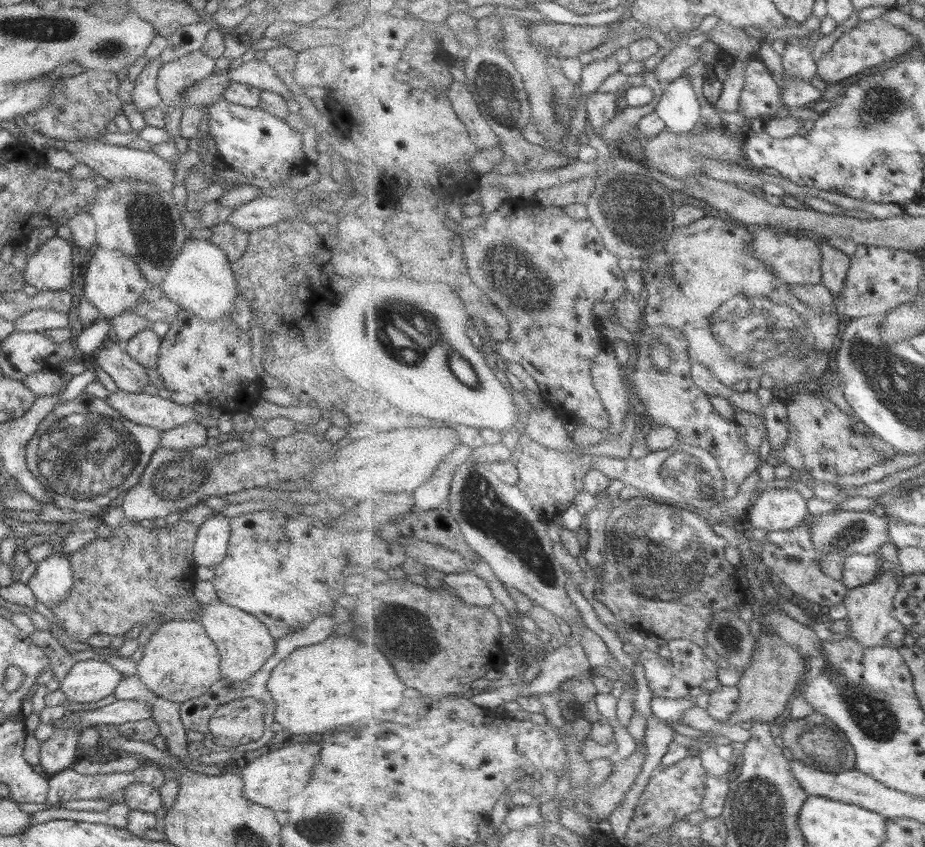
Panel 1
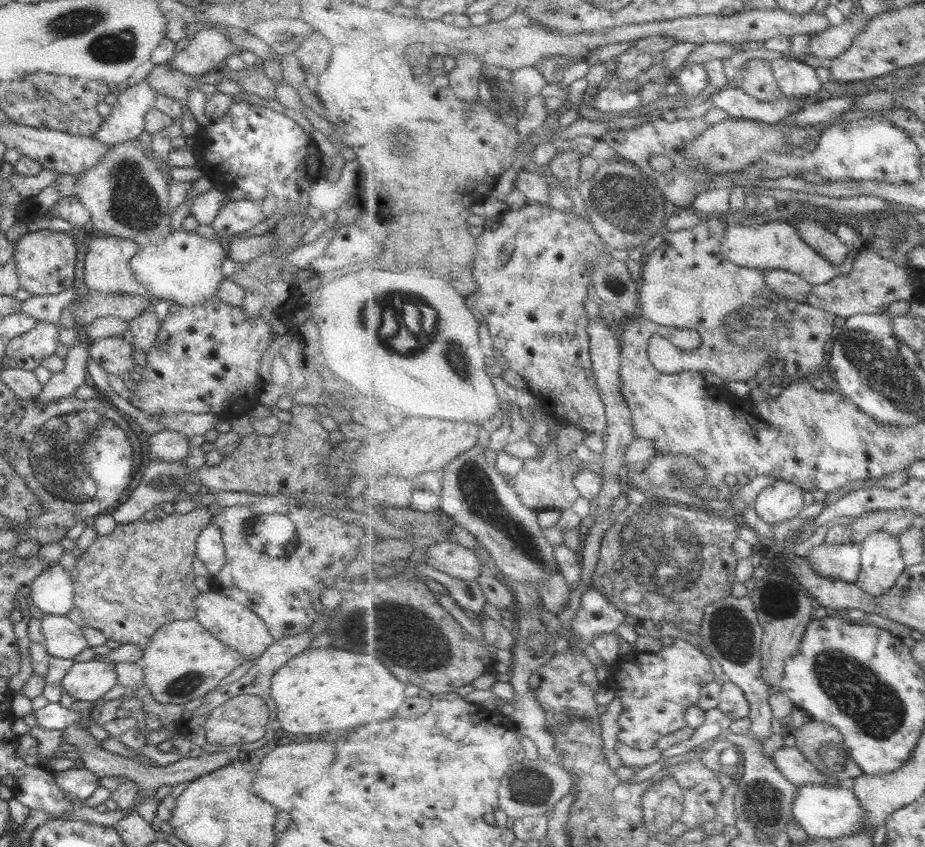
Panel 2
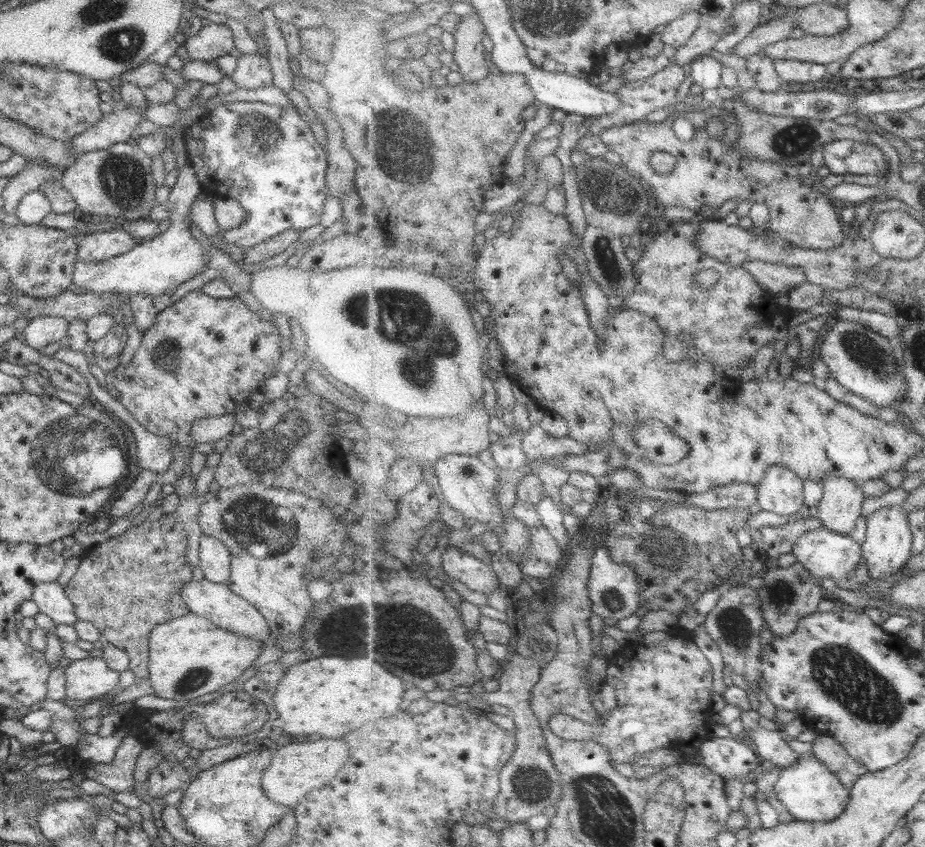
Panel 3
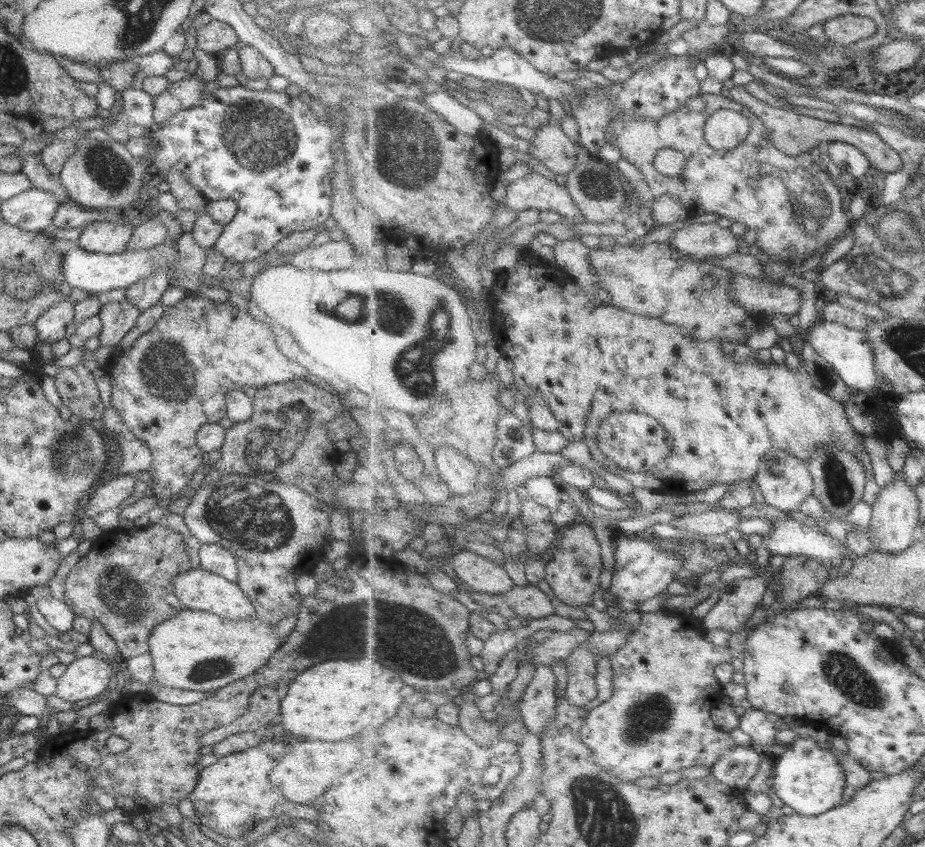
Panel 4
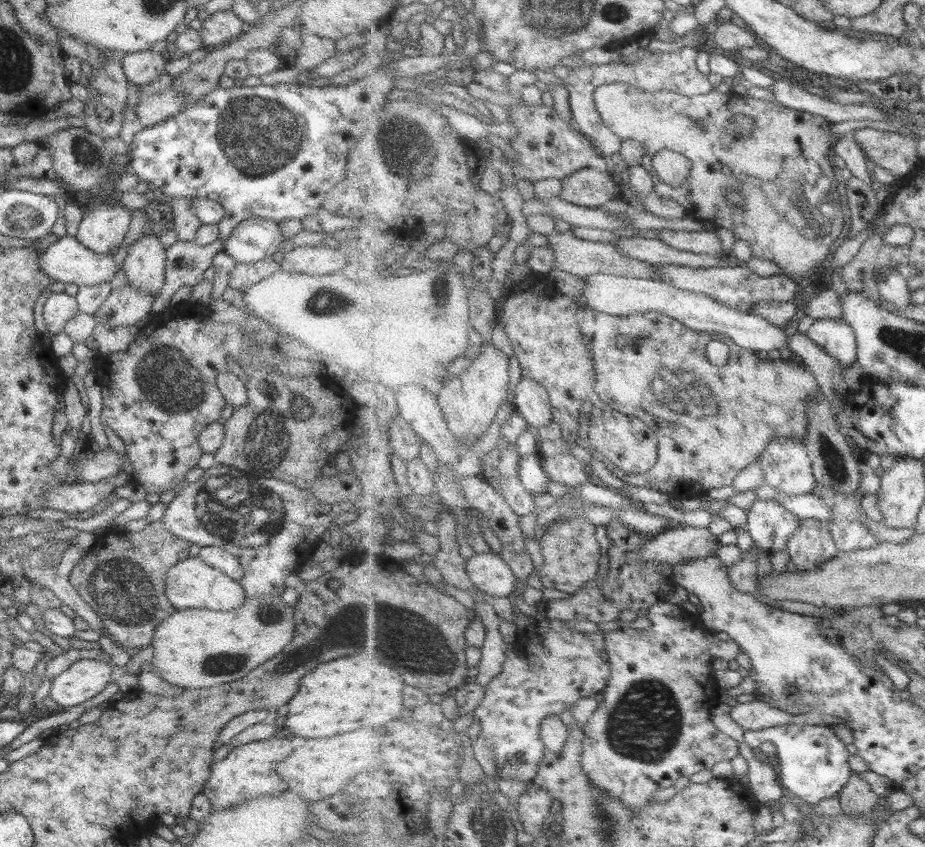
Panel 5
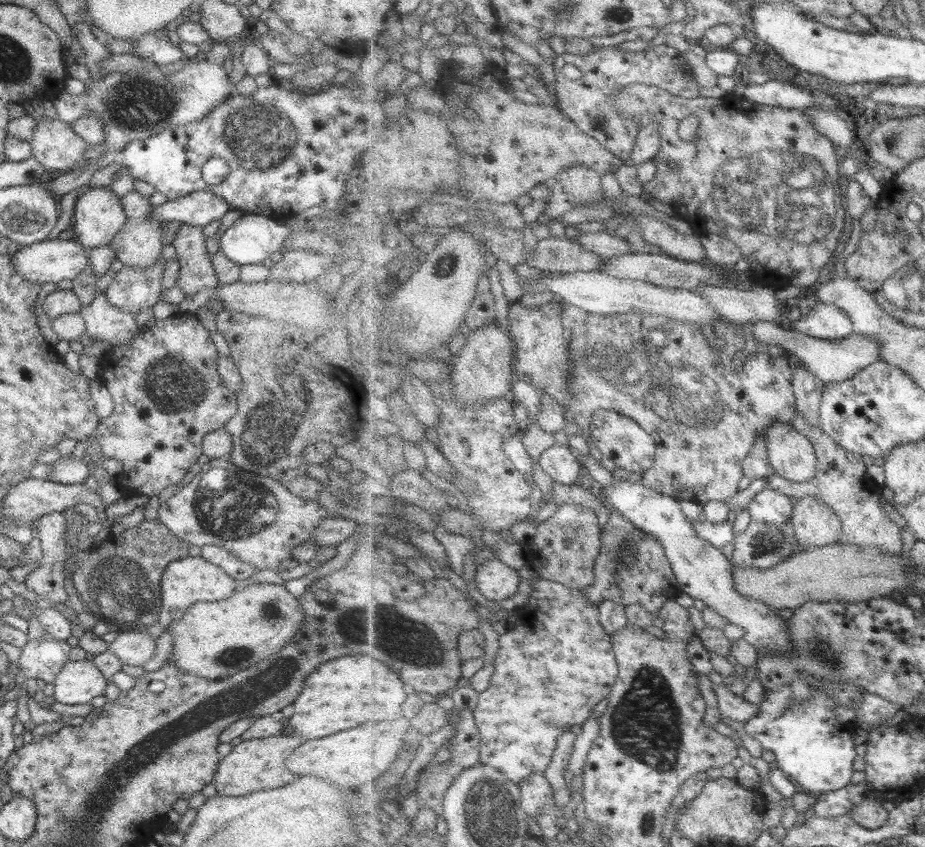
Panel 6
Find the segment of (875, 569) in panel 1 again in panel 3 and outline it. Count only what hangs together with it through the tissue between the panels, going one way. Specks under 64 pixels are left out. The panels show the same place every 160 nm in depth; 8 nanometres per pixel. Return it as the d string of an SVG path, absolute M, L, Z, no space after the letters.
M824 526L815 531L807 531L795 546L795 556L810 572L818 578L830 578L834 581L851 578L850 574L858 570L858 564L865 557L863 544L858 544L850 535L845 535Z

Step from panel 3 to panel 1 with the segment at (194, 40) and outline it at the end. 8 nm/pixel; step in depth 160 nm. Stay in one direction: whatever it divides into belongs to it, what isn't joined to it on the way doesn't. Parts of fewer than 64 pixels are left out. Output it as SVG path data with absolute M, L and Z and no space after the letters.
M201 48L193 50L180 58L171 59L164 63L159 68L158 73L158 90L162 97L162 106L166 107L182 107L180 95L183 90L191 84L197 83L199 80L206 78L212 74L217 73L215 70L216 59L208 56Z

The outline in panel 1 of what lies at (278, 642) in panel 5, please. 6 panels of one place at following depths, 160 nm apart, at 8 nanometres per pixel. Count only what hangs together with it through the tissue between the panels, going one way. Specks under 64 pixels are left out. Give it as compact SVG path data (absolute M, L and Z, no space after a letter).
M174 620L162 623L144 645L144 656L138 662L138 677L156 696L180 704L206 694L222 679L221 656L213 640L196 620Z

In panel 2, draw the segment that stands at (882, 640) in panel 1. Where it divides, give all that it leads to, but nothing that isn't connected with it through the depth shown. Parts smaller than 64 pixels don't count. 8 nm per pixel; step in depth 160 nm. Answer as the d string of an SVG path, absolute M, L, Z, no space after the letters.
M886 531L872 533L863 544L863 571L856 582L875 597L884 597L905 573L901 538Z

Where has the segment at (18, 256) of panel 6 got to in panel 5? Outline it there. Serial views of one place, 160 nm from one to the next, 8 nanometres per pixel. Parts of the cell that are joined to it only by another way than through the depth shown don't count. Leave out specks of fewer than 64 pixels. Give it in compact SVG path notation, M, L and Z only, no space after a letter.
M64 236L50 247L43 250L40 256L40 270L50 278L64 284L77 284L81 286L90 286L99 282L111 282L115 273L123 268L115 258L108 255L96 254L84 247L75 237Z

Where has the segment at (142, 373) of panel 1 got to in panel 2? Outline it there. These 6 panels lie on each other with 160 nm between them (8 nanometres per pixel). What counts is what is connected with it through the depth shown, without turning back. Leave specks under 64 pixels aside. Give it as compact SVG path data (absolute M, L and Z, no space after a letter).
M112 337L93 343L89 356L108 373L120 375L129 372L134 375L138 371L131 350L125 347L120 340Z

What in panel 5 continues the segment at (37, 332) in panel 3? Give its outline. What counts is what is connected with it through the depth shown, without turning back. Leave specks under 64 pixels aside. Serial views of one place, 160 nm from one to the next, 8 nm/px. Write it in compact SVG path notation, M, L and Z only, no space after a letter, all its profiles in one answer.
M65 292L53 293L44 304L44 321L50 334L57 335L64 330L66 322L79 314L76 297Z

